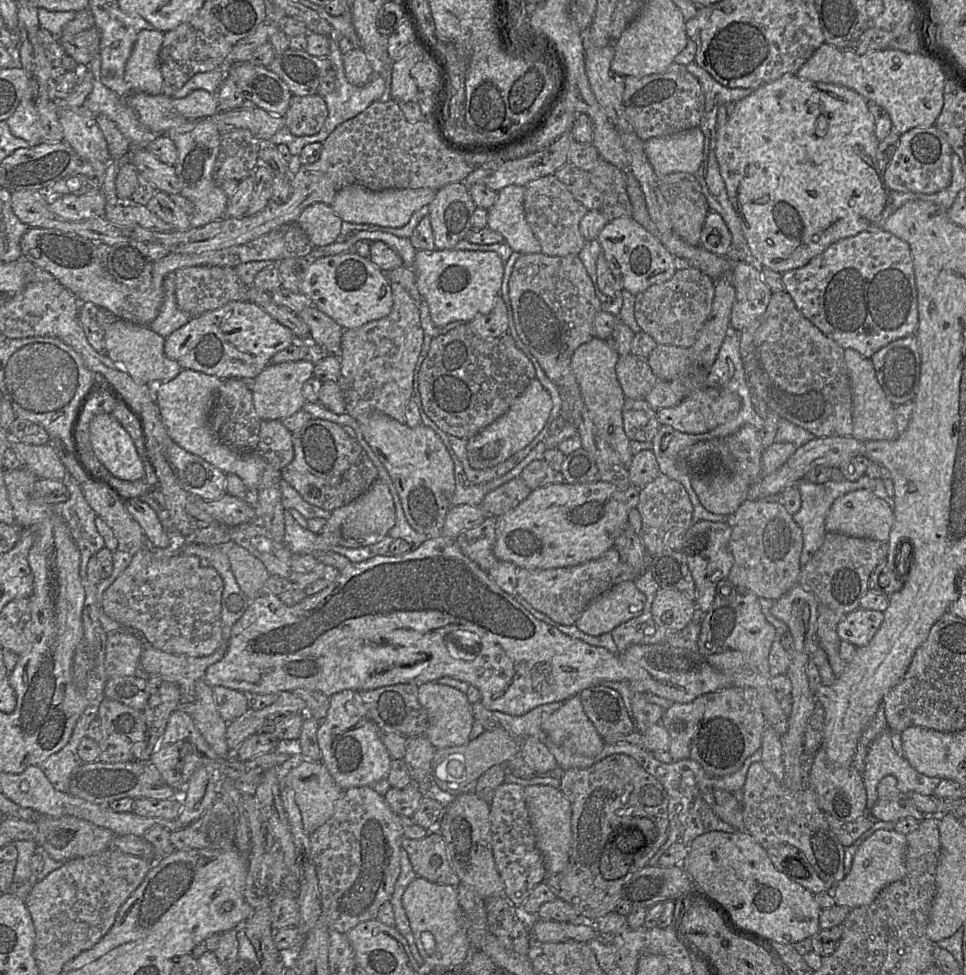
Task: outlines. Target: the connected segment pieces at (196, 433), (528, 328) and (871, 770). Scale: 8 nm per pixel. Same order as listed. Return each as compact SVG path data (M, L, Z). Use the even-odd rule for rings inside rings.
M183 369L175 378L154 386L161 420L171 439L188 452L200 456L225 474L237 475L245 484L248 494L245 501L254 505L263 471L268 464L258 453L237 453L222 444L208 425L208 413L214 404L222 379L191 369Z
M521 254L508 283L514 325L529 352L557 386L571 373L574 351L593 336L593 320L601 309L592 280L577 255Z
M890 729L882 732L869 746L861 777L867 795L867 810L878 799L877 785L885 776L892 775L897 780L897 789L902 793L916 792L933 795L940 783L938 777L928 777L916 771L905 757L899 755L892 746Z

